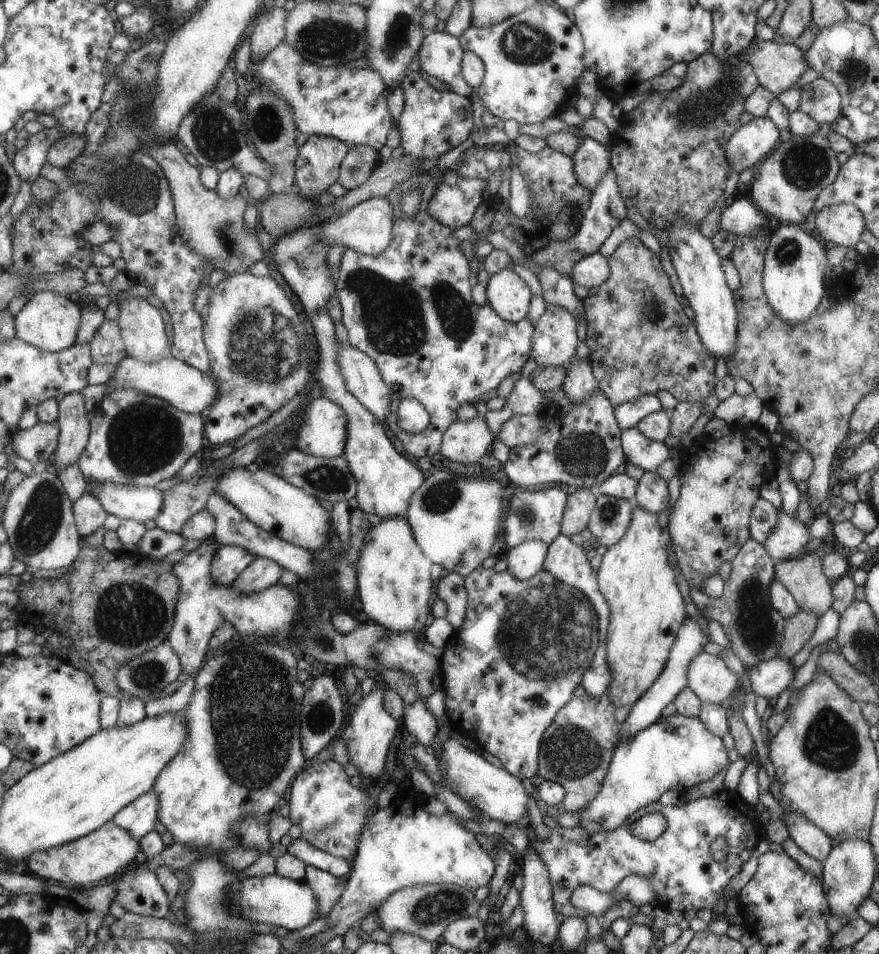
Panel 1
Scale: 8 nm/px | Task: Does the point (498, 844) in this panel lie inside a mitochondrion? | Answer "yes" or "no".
no

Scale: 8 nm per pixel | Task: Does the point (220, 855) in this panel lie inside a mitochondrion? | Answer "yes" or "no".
no

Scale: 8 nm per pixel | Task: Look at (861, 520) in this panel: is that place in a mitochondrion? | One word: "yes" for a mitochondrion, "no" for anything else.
no

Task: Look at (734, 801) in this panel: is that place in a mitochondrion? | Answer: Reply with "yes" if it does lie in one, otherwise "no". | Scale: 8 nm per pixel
no

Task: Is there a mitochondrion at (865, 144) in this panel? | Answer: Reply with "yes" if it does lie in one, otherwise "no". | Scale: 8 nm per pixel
no

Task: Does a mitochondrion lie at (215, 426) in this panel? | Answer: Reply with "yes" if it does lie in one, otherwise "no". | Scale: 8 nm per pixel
no

